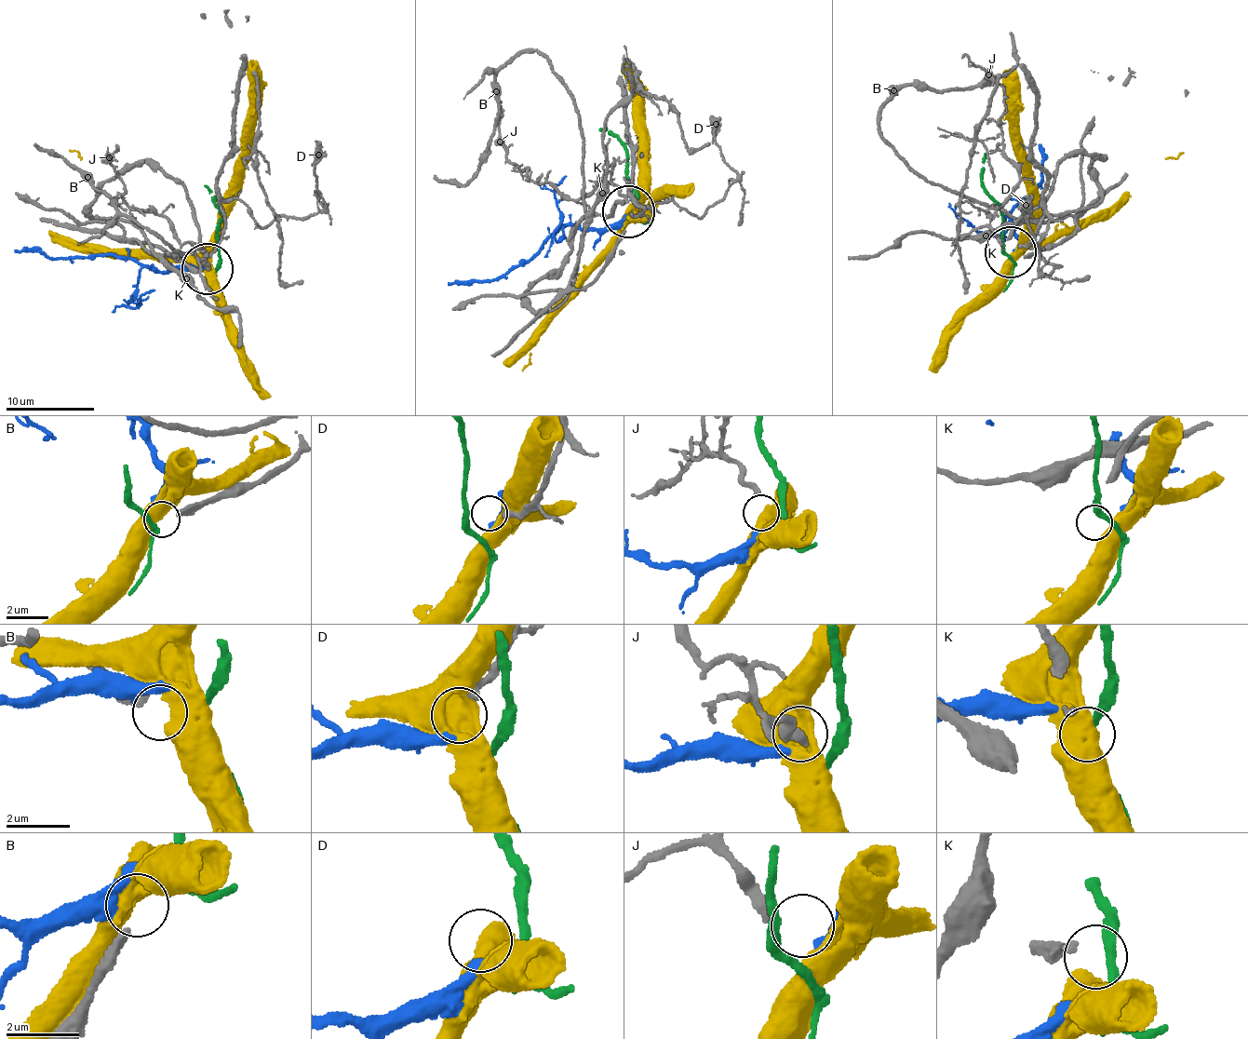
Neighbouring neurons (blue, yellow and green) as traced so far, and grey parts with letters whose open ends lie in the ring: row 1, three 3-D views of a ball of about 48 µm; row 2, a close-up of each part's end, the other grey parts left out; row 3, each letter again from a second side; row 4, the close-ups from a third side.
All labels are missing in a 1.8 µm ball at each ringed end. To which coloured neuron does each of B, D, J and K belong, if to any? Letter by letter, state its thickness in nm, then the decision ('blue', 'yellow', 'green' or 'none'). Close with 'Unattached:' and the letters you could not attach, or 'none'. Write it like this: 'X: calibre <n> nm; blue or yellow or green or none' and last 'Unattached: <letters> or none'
B: calibre 320 nm; green
D: calibre 280 nm; blue
J: calibre 260 nm; yellow
K: calibre 110 nm; none
Unattached: K

